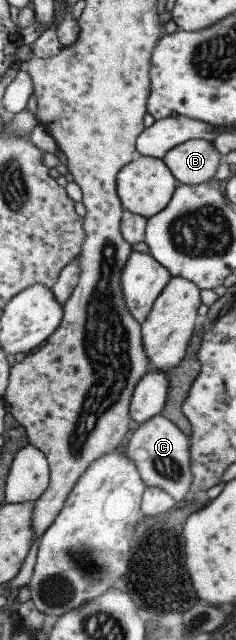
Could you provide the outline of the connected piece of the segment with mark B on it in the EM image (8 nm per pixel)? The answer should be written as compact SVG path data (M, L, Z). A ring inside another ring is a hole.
M196 138L171 147L161 160L176 181L186 186L198 186L214 177L220 156L212 142Z

